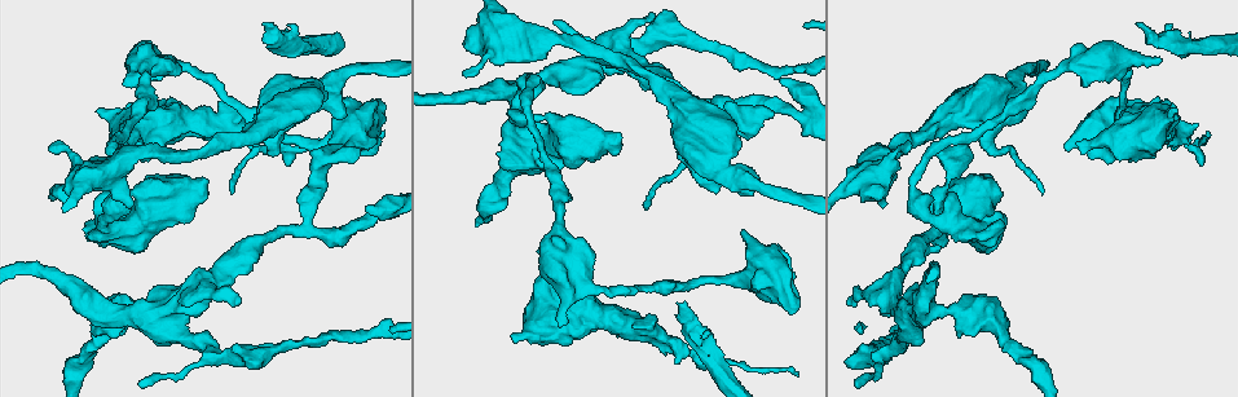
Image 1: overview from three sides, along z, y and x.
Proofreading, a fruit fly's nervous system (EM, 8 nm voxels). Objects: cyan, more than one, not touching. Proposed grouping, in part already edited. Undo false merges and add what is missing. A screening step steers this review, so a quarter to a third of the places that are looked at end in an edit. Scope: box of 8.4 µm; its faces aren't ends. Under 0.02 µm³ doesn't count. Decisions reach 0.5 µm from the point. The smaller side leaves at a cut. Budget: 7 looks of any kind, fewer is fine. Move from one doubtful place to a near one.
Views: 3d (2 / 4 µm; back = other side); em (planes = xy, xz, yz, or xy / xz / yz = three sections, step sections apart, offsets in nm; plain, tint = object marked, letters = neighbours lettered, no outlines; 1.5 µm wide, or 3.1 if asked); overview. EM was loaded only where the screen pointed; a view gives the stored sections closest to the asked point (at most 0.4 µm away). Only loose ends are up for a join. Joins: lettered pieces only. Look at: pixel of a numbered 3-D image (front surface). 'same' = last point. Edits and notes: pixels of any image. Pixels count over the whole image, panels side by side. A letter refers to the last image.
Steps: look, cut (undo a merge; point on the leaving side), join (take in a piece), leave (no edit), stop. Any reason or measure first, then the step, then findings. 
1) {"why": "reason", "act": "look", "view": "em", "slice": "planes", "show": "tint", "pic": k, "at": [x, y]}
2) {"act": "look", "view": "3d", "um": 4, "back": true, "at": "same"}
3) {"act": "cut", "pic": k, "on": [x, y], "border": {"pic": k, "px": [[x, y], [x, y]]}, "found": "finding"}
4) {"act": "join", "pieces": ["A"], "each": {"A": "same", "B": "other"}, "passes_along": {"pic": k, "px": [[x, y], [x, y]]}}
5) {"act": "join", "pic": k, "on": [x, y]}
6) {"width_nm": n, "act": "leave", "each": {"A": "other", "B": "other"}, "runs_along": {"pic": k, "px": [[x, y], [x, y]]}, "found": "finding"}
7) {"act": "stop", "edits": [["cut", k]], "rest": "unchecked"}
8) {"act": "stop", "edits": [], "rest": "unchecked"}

{"act": "look", "view": "em", "slice": "planes", "show": "letters", "pic": 1, "at": [580, 76]}

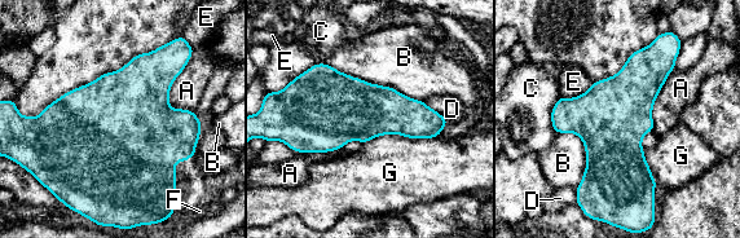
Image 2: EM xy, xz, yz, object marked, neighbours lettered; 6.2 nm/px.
{"act": "leave", "each": {"A": "other", "B": "other", "C": "other", "D": "other", "E": "other", "F": "other", "G": "other"}, "border": {"pic": 2, "px": [[190, 57], [171, 87], [172, 109]]}, "found": "one cell here"}

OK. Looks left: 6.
{"why": "stops while still wide", "act": "look", "view": "em", "slice": "xy", "step": 8, "show": "tint", "pic": 1, "at": [505, 164]}

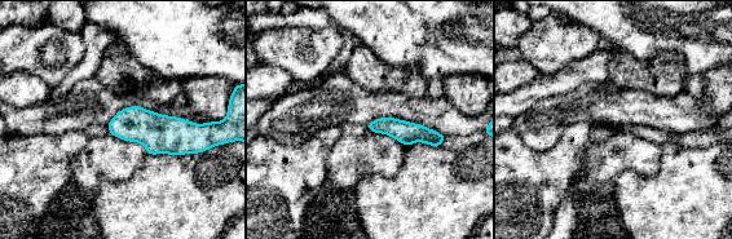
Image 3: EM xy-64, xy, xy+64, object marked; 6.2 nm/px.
{"act": "look", "view": "em", "slice": "planes", "show": "letters", "at": "same"}

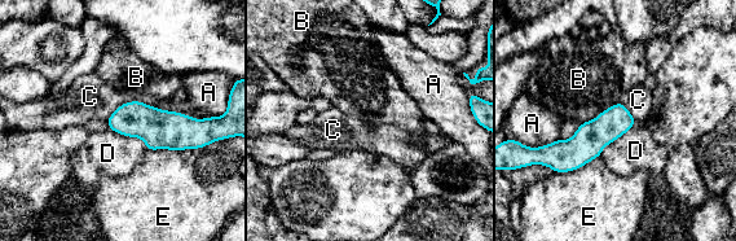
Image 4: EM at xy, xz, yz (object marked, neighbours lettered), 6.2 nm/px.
{"act": "leave", "each": {"A": "other", "B": "other", "C": "other", "D": "other", "E": "other"}, "runs_along": {"pic": 4, "px": [[630, 119], [552, 160]]}, "found": "no lettered piece goes on from it"}

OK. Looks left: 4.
{"why": "free end", "act": "look", "view": "em", "slice": "planes", "show": "letters", "pic": 1, "at": [1081, 153]}

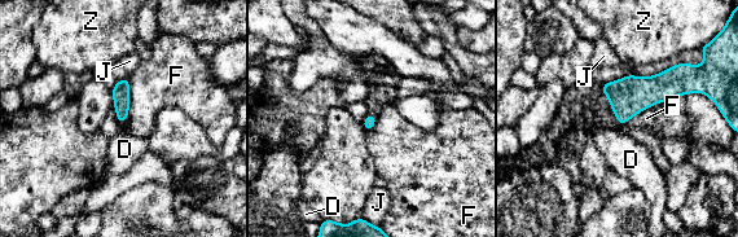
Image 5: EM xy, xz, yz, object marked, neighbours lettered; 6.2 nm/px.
{"act": "leave", "each": {"D": "other", "F": "other", "J": "other", "Z": "other"}, "border": {"pic": 5, "px": [[664, 101], [648, 106], [620, 124]]}, "found": "none of them fits"}

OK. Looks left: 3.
{"act": "stop", "edits": [], "rest": "unchecked"}

